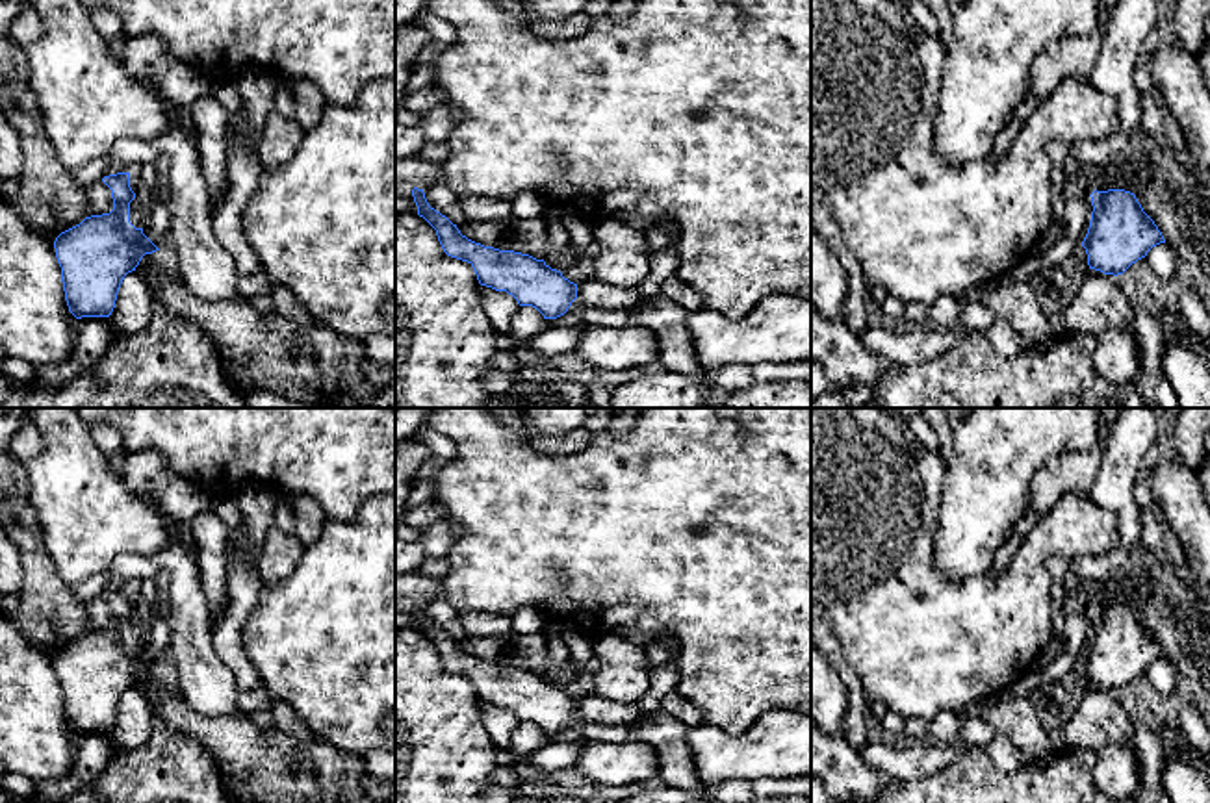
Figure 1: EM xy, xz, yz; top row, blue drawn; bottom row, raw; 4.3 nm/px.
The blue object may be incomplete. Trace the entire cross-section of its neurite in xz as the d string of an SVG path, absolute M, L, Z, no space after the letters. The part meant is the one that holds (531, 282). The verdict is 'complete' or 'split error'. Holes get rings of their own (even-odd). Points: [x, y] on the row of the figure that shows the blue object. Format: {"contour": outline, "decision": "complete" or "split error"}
{"contour": "M414 187L412 197L418 215L436 230L444 252L468 261L481 286L507 291L520 306L536 308L544 319L564 315L577 299L577 284L551 269L544 260L475 243L462 236L445 215L429 206L423 189Z", "decision": "complete"}

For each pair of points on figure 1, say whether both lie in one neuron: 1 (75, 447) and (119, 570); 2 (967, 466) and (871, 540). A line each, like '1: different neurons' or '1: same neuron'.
1: different neurons
2: different neurons

